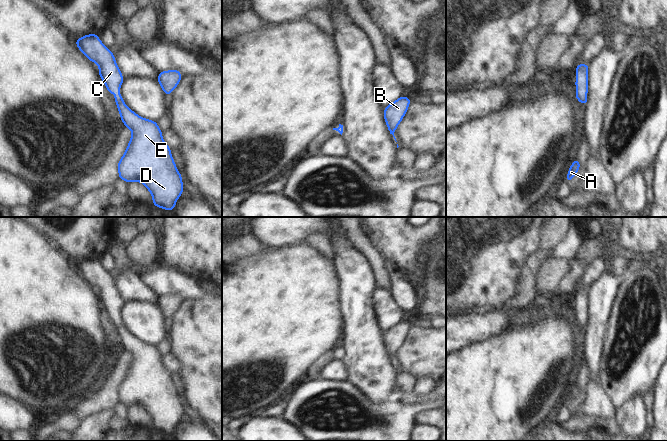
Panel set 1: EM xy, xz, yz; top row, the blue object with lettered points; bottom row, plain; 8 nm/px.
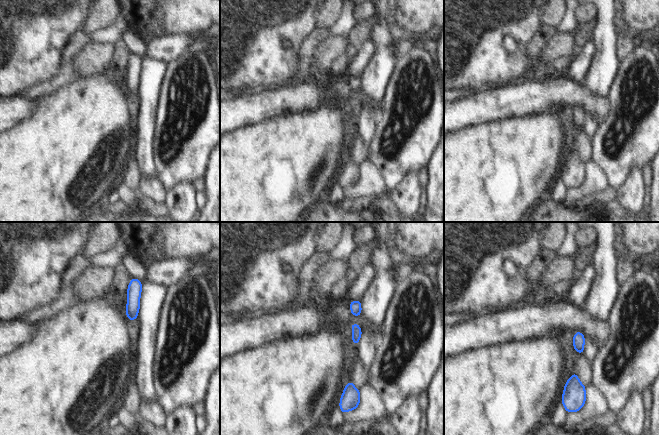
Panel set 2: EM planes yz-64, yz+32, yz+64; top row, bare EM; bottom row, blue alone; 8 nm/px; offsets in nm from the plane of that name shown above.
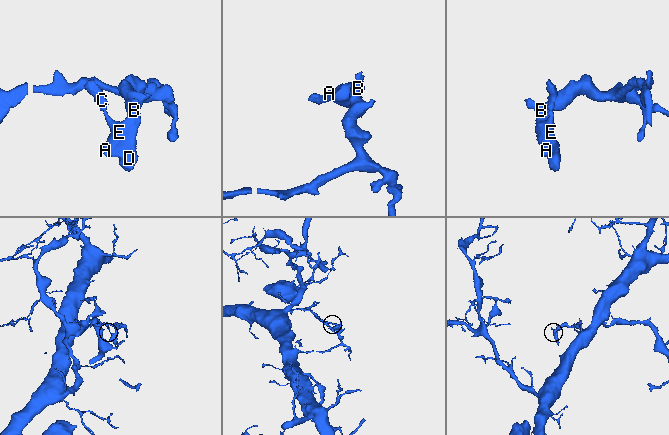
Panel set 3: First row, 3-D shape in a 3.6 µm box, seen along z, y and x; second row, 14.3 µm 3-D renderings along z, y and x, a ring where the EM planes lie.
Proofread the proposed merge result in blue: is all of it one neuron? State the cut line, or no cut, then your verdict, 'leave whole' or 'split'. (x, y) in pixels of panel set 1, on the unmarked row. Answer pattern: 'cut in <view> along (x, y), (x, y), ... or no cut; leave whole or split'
no cut; leave whole

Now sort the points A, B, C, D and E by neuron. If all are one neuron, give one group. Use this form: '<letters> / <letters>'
A B C D E

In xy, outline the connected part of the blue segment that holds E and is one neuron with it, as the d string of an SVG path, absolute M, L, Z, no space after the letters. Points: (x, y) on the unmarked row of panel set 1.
M96 258L76 264L80 275L99 290L99 299L109 317L115 319L121 344L132 355L128 371L118 387L119 403L142 406L157 431L172 435L183 417L183 406L171 373L162 363L156 345L140 341L129 333L119 318L124 302L115 286L115 279L103 269Z

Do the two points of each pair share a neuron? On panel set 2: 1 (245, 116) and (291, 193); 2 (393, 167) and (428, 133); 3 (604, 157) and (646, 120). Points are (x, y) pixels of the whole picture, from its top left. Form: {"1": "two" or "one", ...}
{"1": "two", "2": "one", "3": "one"}

